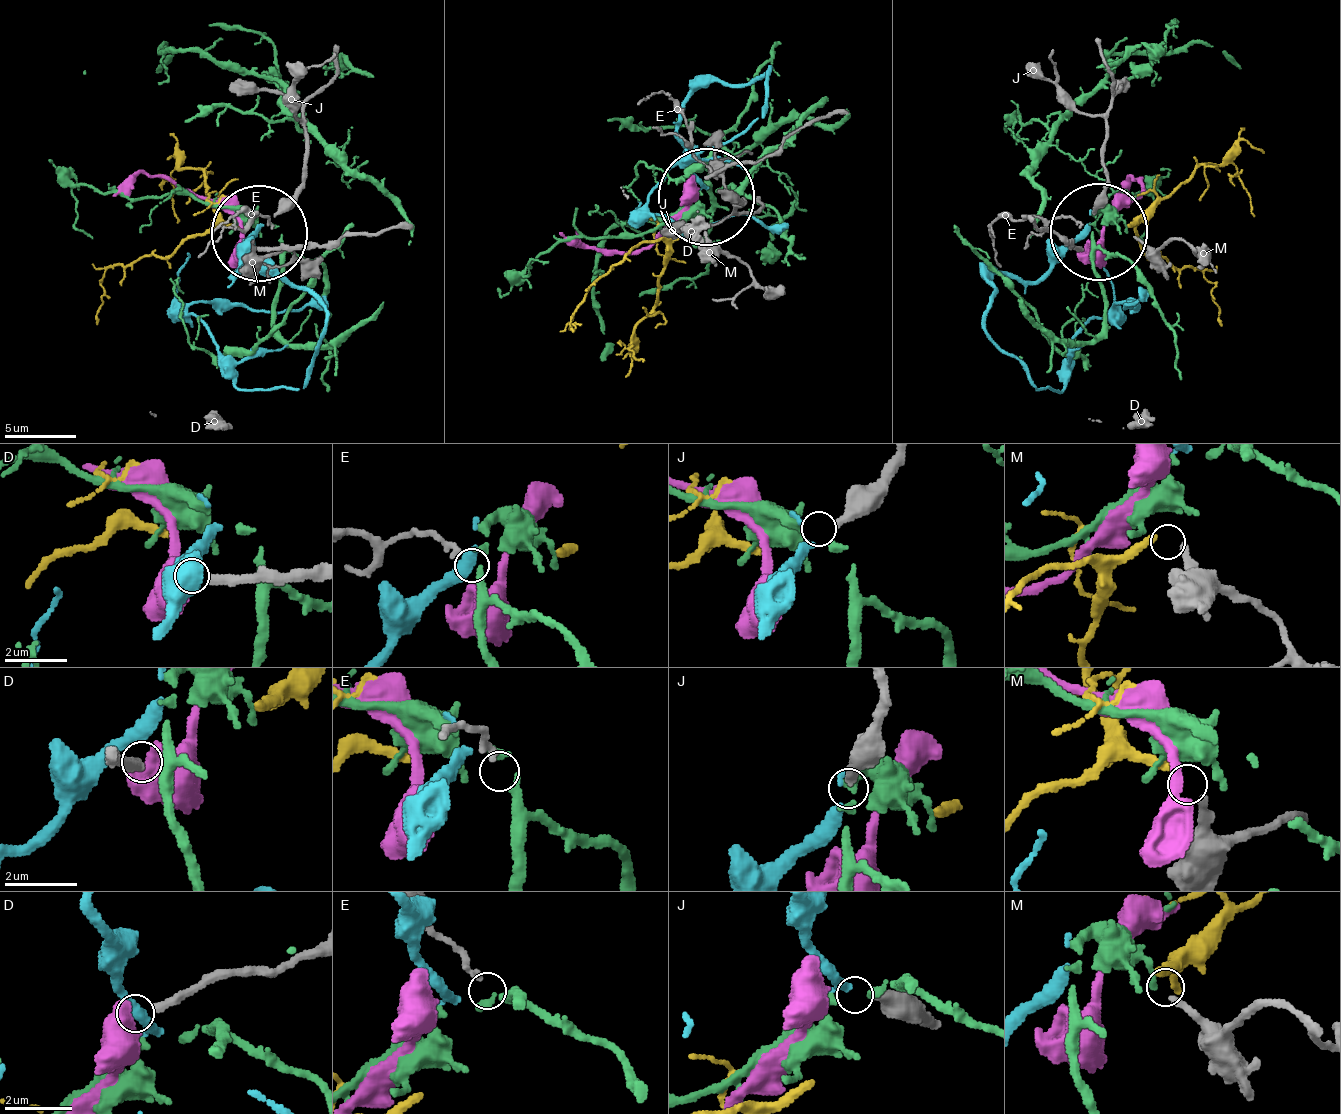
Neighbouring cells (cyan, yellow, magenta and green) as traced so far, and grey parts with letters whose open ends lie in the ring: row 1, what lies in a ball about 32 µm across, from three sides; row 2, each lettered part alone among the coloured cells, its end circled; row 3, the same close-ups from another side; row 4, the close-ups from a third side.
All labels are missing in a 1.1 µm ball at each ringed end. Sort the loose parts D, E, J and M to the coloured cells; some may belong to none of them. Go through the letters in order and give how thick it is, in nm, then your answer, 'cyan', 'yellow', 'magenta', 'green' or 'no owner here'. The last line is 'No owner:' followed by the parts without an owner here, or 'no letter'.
D: calibre 280 nm; magenta
E: calibre 180 nm; green
J: calibre 320 nm; cyan
M: calibre 200 nm; no owner here
No owner: M

